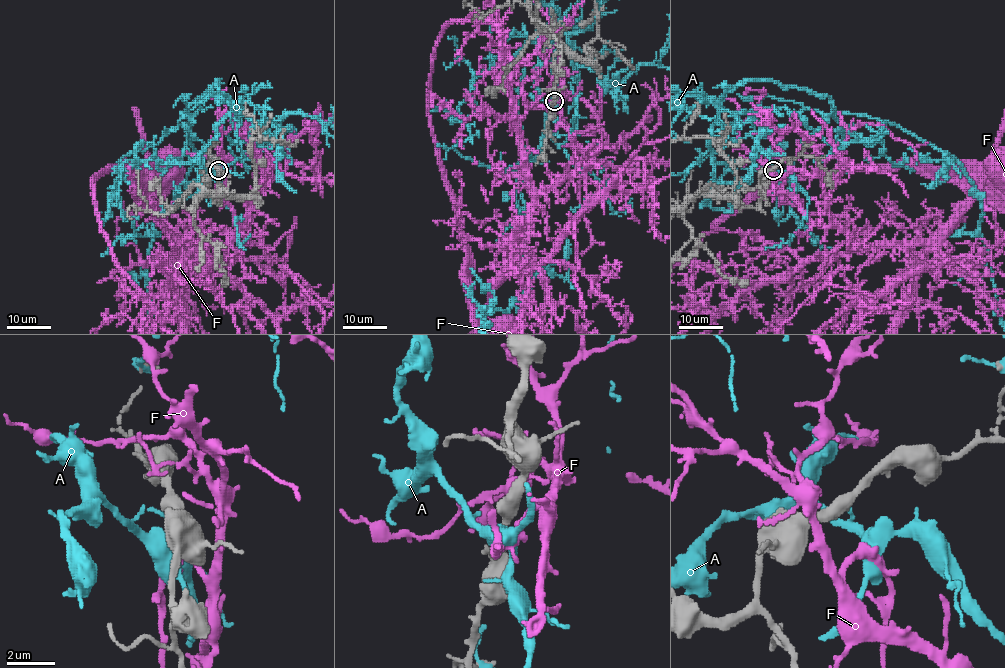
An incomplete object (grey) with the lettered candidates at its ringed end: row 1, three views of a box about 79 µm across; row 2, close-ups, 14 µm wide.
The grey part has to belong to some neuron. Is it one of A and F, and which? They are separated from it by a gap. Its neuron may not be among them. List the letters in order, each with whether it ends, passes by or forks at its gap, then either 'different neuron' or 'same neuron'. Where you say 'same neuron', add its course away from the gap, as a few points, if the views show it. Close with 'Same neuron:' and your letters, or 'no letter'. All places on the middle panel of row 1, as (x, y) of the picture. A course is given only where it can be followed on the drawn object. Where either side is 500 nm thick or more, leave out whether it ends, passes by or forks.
A: it forks there; different neuron
F: it ends there; different neuron
Same neuron: no letter

